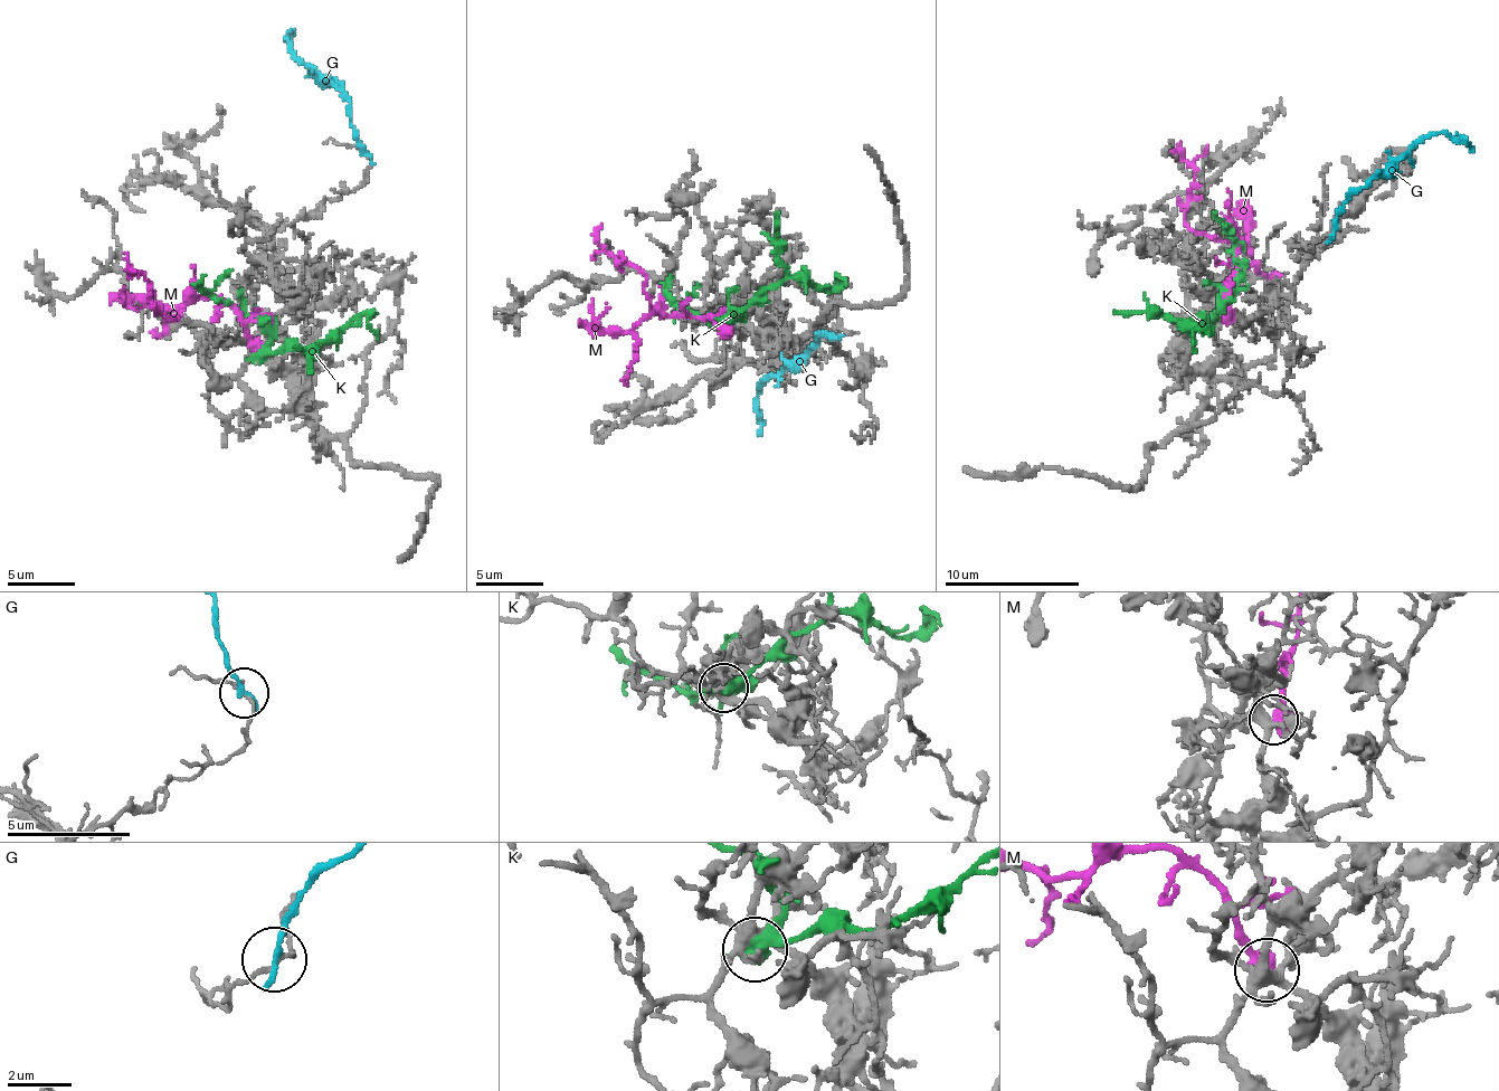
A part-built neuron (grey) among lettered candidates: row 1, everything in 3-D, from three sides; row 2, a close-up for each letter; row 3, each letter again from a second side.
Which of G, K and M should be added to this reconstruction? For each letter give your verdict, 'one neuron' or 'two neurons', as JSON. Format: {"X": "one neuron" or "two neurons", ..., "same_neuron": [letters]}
{"G": "two neurons", "K": "two neurons", "M": "two neurons", "same_neuron": []}

